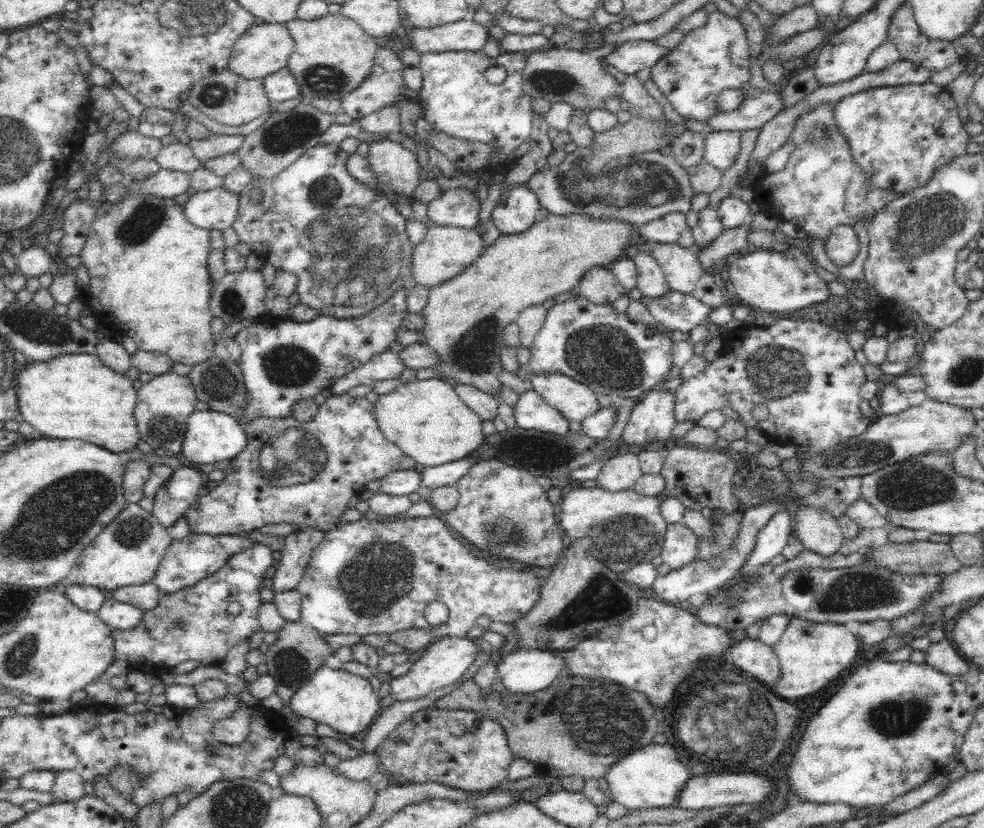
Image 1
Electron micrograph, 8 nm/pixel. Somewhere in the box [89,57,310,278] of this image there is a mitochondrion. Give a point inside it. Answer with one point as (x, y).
(144, 221)

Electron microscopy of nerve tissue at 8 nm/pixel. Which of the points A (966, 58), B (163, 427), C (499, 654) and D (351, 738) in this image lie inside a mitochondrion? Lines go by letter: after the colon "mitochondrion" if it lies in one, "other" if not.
A: other
B: mitochondrion
C: other
D: other

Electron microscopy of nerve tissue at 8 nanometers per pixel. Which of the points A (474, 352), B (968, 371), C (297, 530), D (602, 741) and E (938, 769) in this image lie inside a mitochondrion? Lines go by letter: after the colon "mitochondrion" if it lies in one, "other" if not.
A: mitochondrion
B: mitochondrion
C: other
D: mitochondrion
E: other

